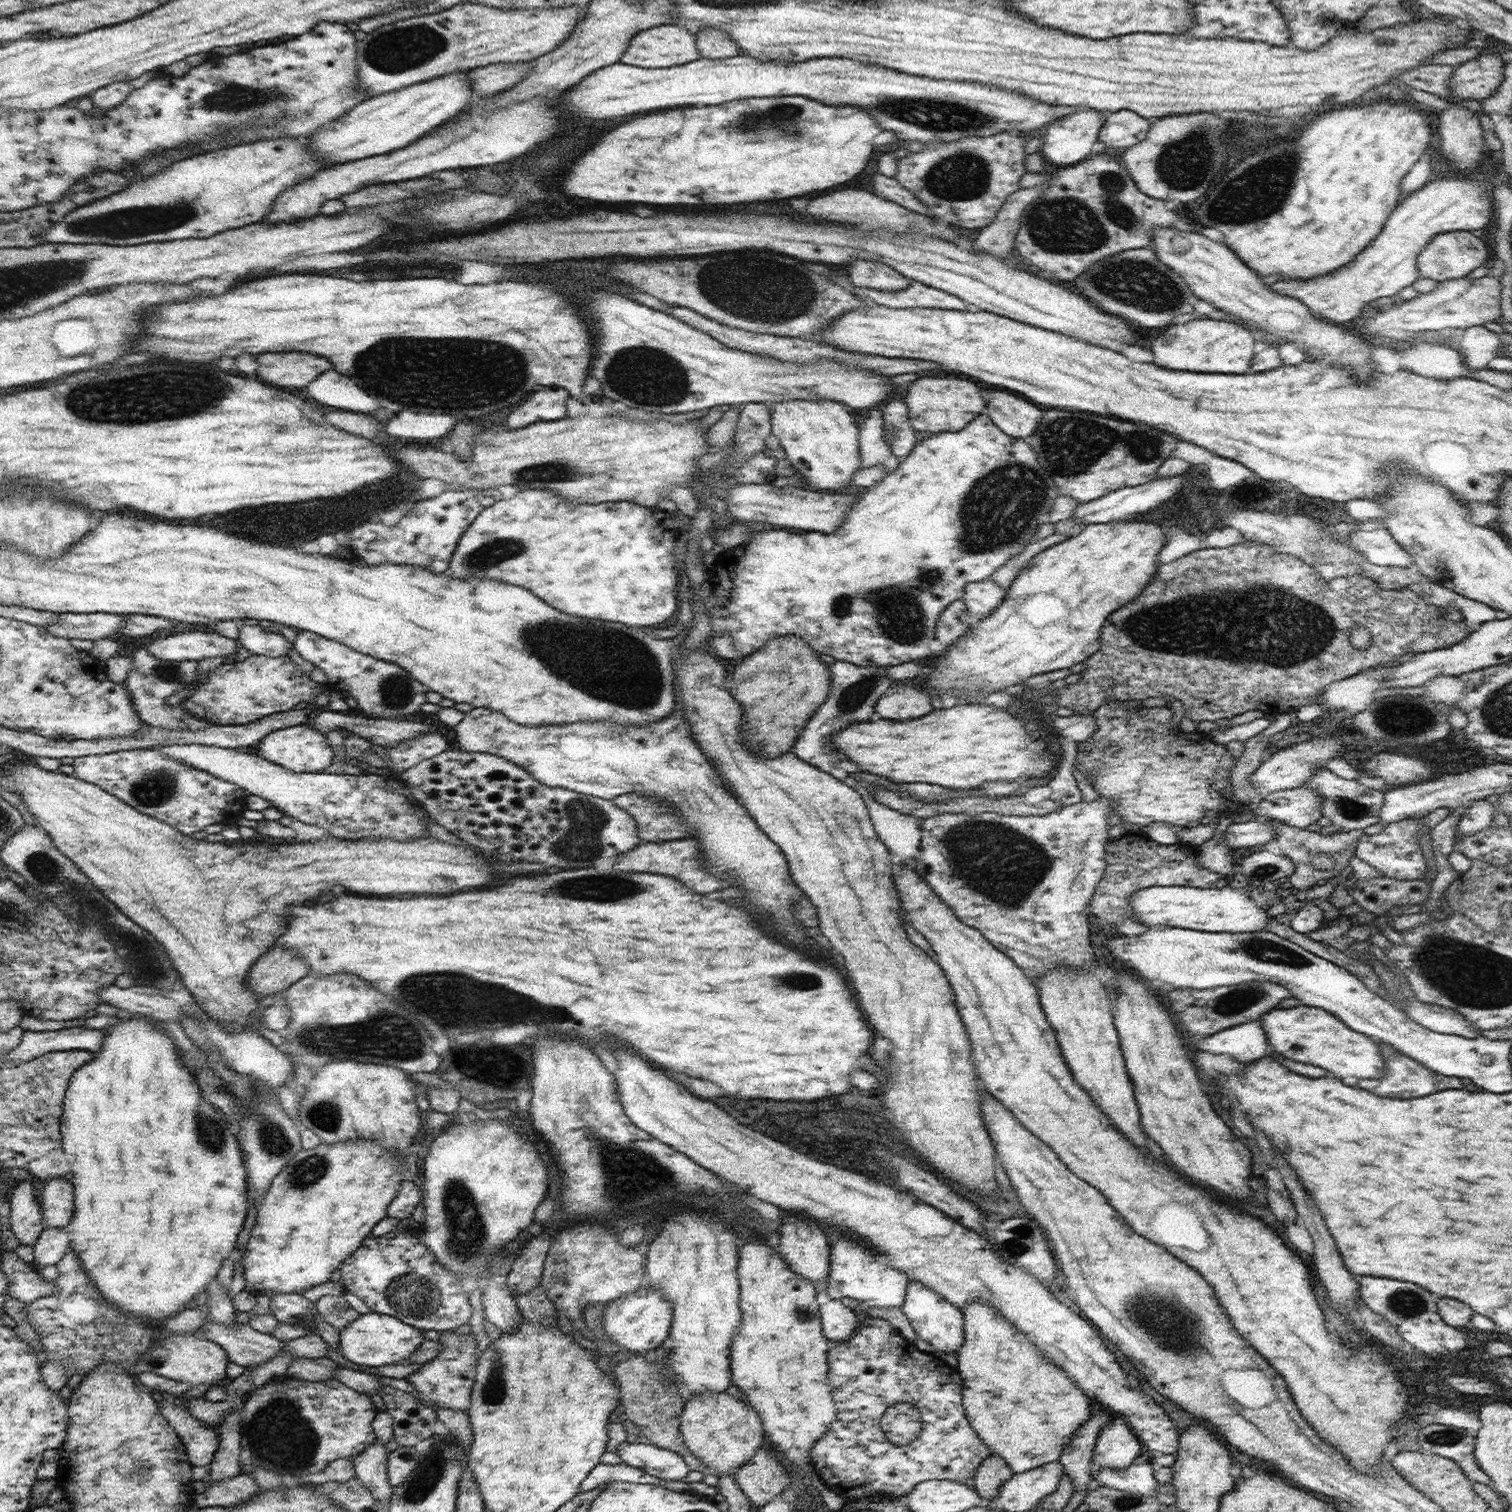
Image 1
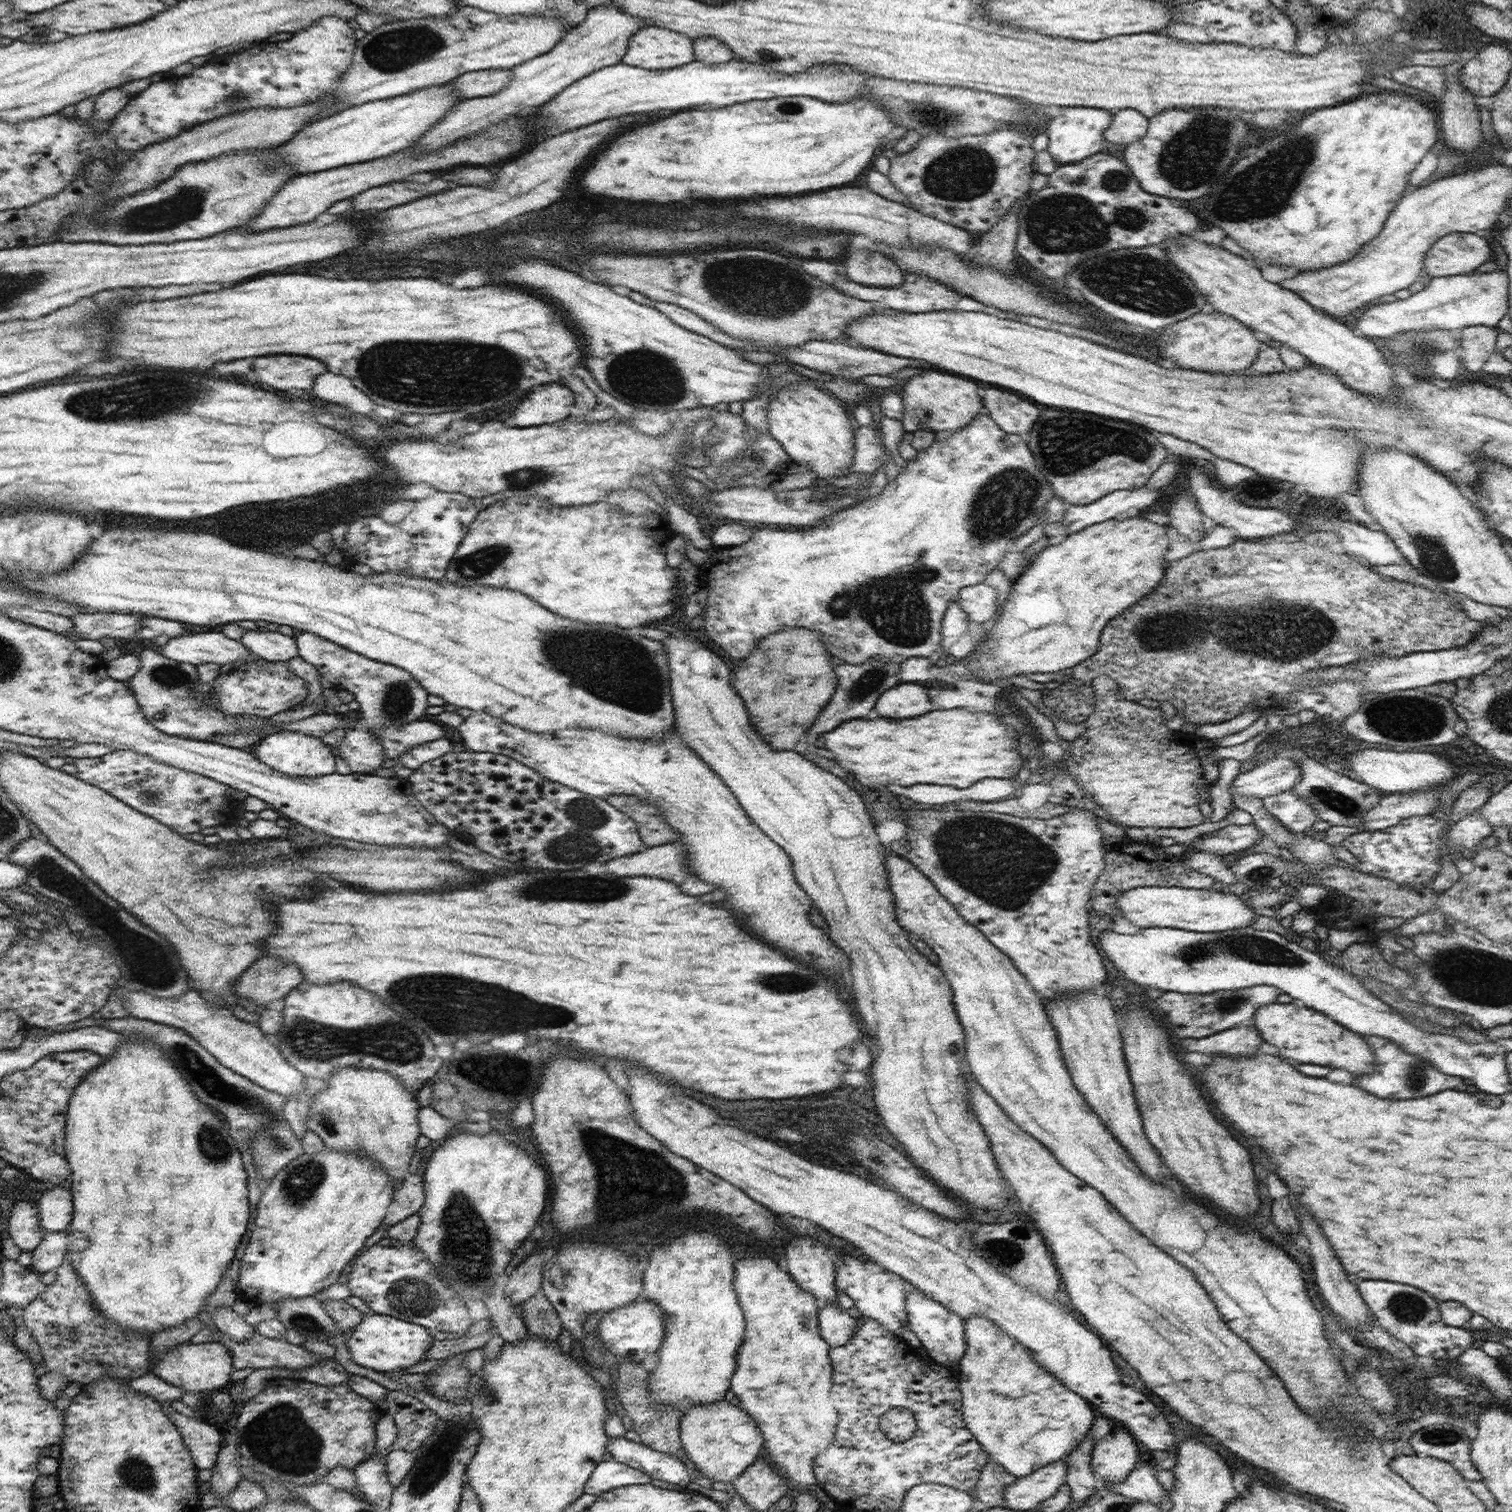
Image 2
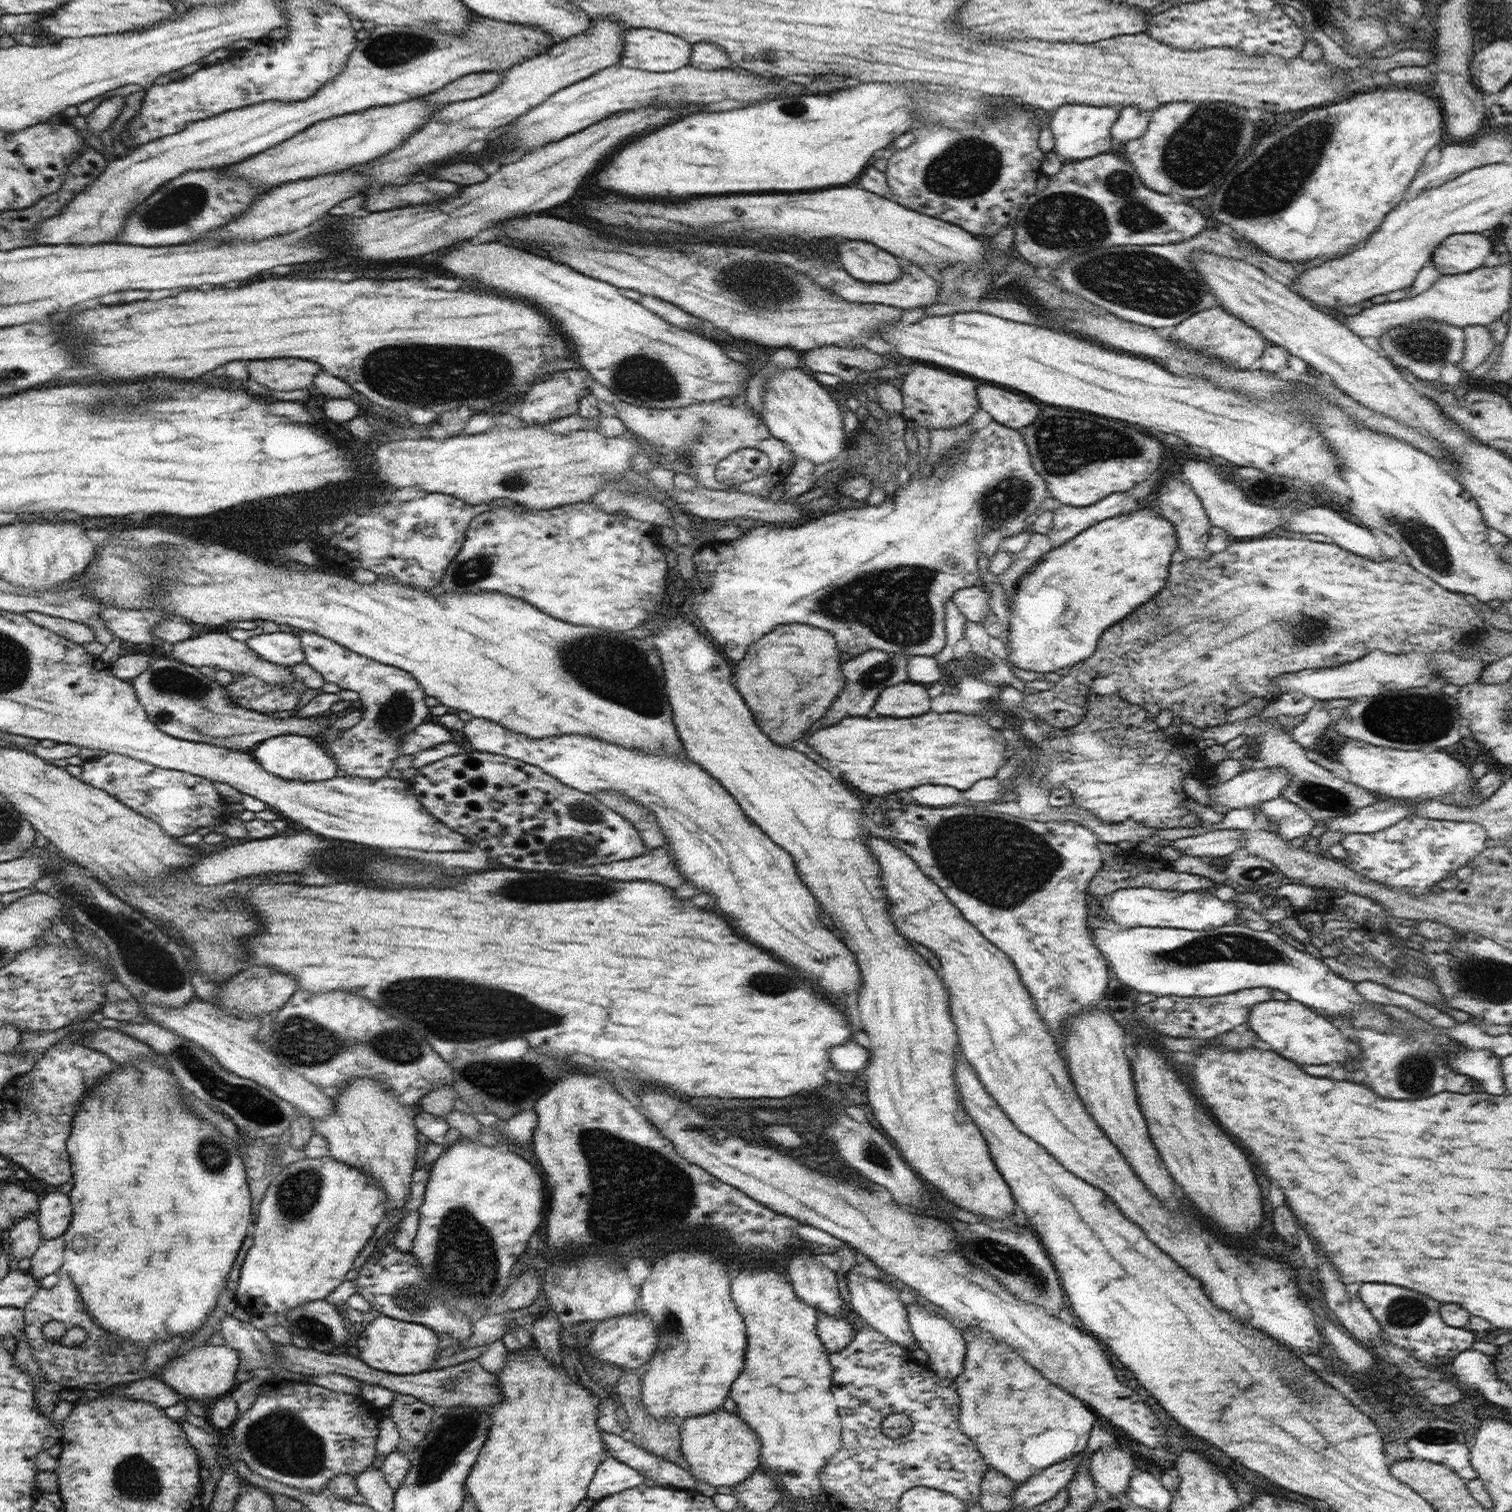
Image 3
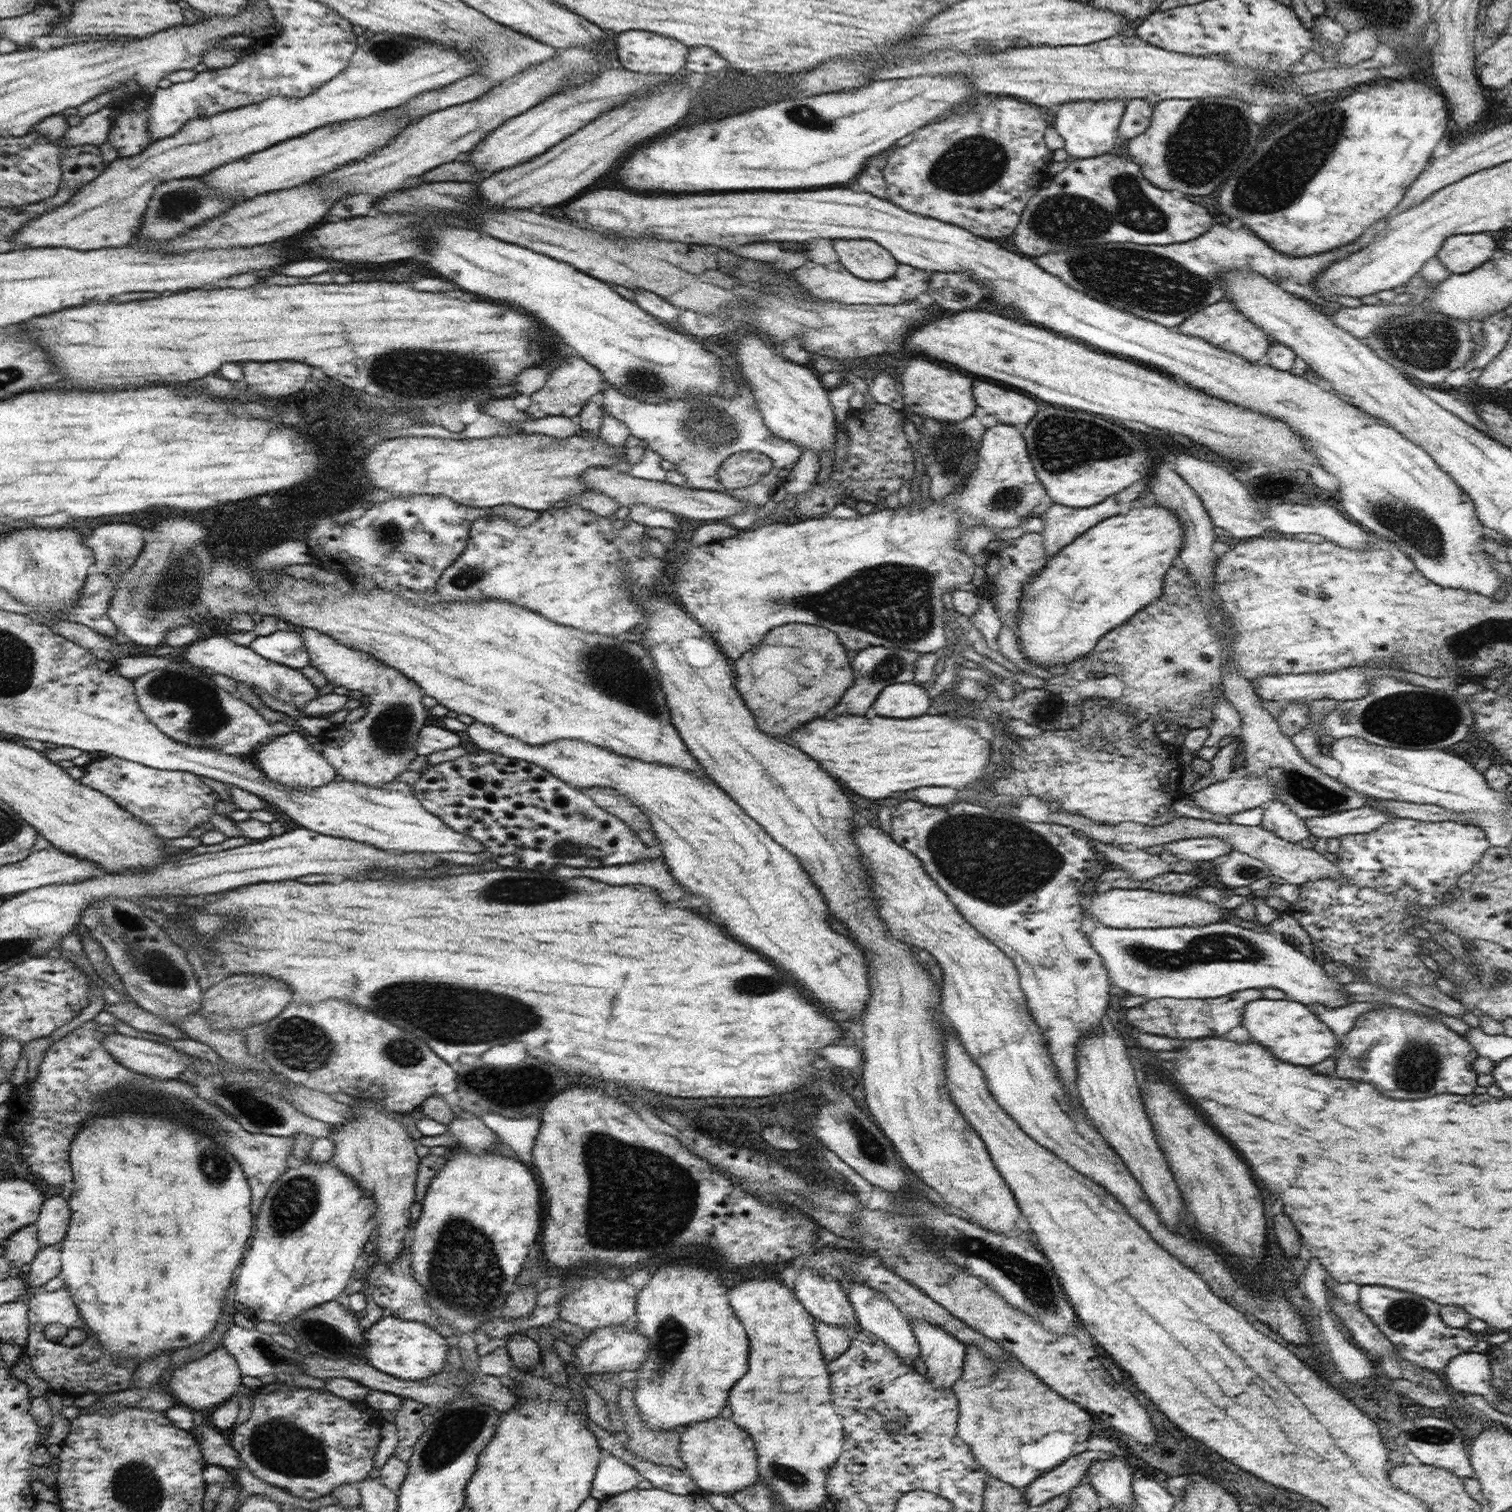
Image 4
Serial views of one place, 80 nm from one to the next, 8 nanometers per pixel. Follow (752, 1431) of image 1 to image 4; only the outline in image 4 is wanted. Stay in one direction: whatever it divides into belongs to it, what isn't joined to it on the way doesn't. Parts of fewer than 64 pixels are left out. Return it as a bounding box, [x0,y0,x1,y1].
[680,1416,759,1495]

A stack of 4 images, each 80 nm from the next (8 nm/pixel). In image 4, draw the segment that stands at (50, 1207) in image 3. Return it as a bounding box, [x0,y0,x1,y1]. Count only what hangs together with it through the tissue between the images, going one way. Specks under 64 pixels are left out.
[37,1195,71,1246]

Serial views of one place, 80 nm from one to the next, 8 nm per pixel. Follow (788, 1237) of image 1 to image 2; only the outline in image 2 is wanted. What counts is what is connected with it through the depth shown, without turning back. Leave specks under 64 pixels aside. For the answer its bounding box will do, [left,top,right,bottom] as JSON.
[784,1234,837,1302]

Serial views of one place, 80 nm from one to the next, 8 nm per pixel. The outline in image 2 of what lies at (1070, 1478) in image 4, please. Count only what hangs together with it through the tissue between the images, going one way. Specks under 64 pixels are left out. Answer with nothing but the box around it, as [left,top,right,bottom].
[1005,1459,1067,1511]

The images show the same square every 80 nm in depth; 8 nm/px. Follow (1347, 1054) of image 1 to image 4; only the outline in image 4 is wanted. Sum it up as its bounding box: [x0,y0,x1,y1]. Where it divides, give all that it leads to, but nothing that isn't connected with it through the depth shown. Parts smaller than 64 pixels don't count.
[1242,998,1338,1066]

